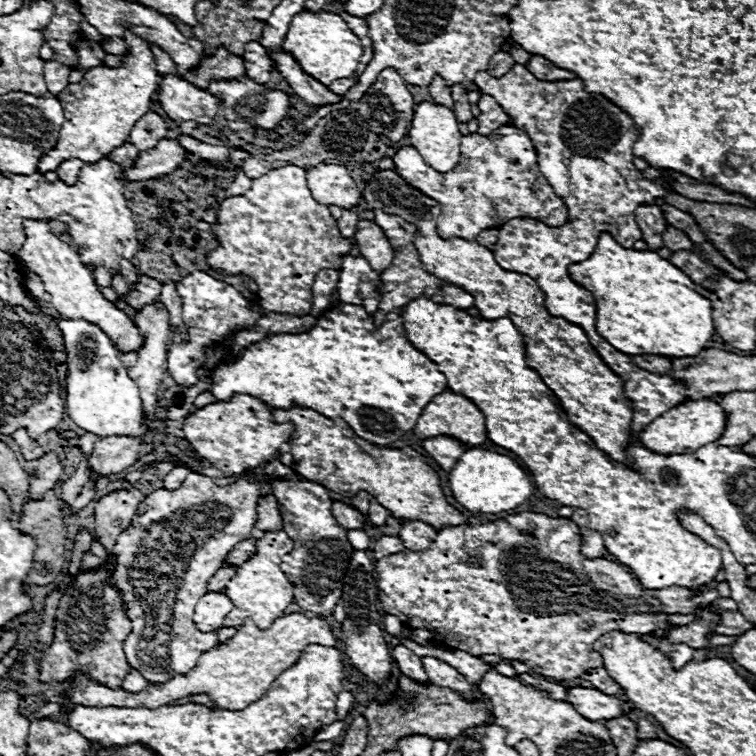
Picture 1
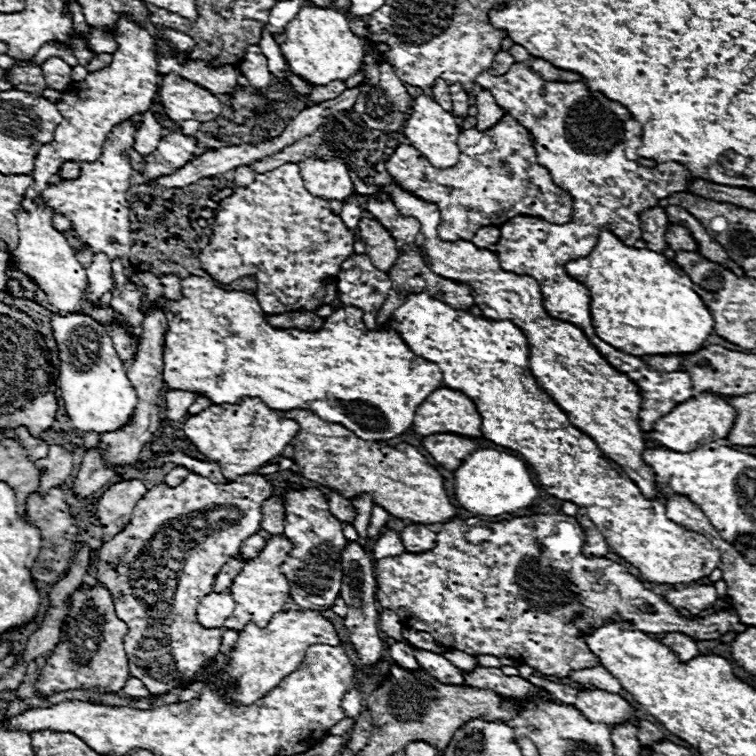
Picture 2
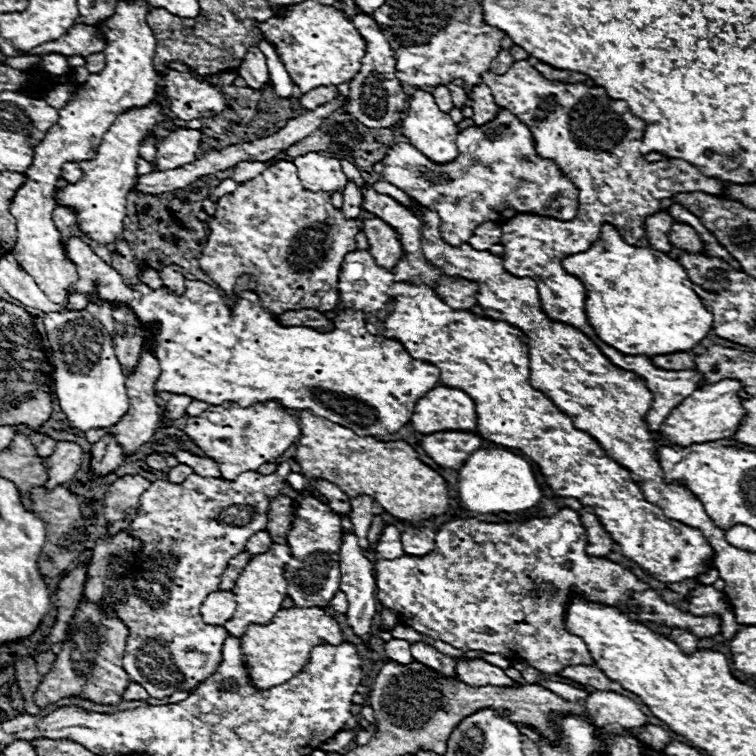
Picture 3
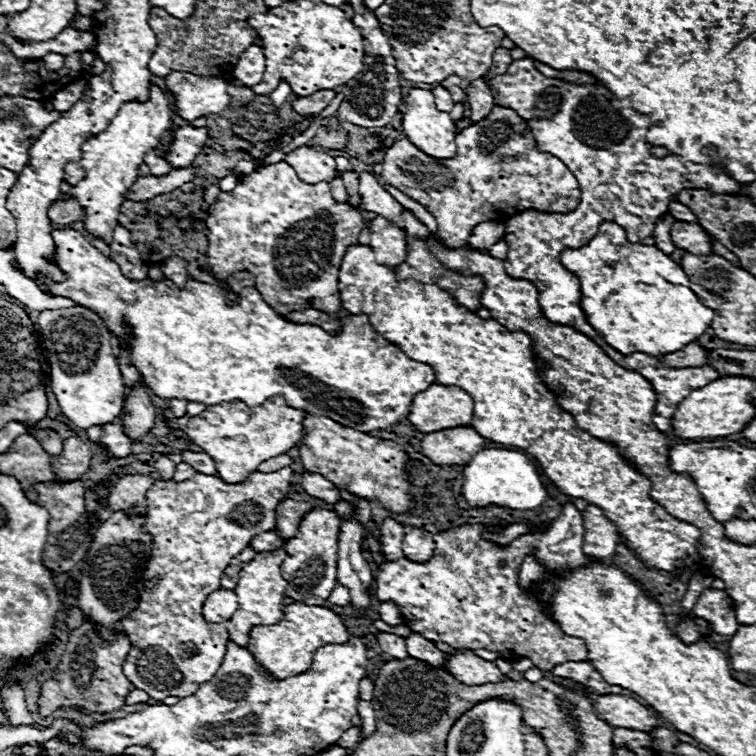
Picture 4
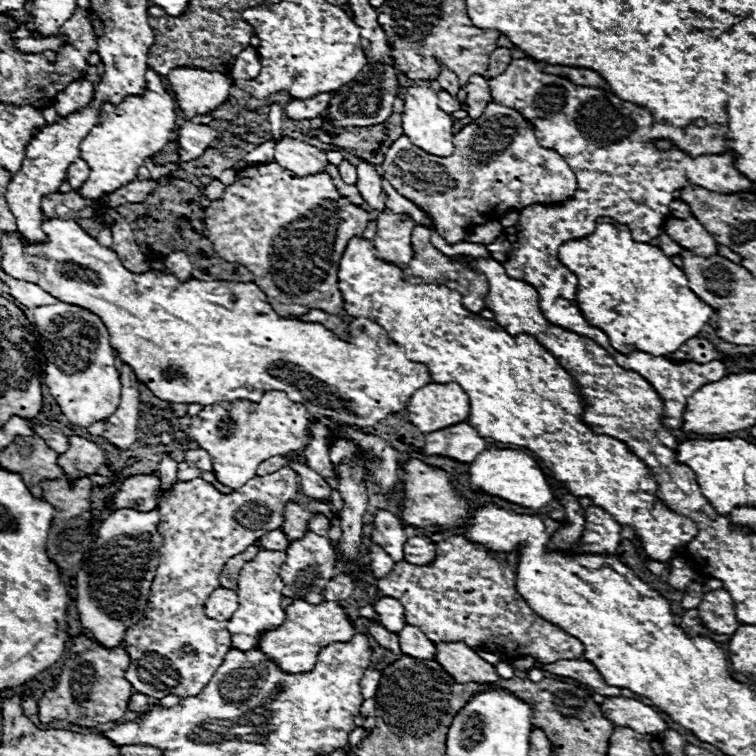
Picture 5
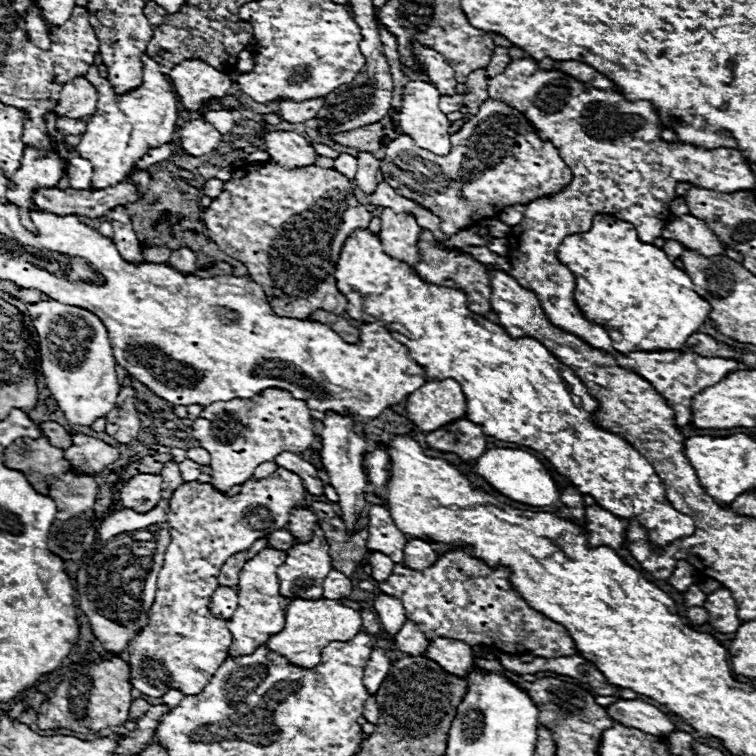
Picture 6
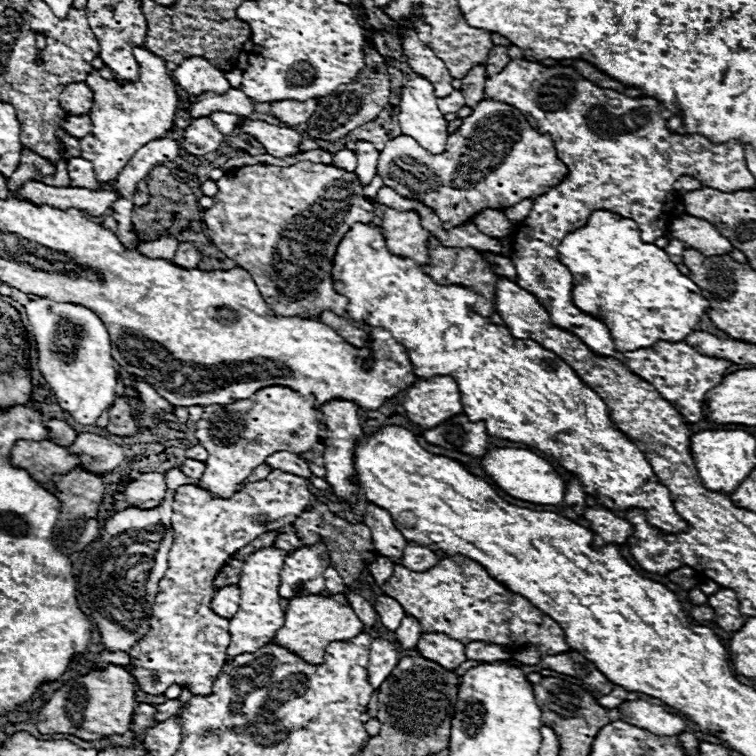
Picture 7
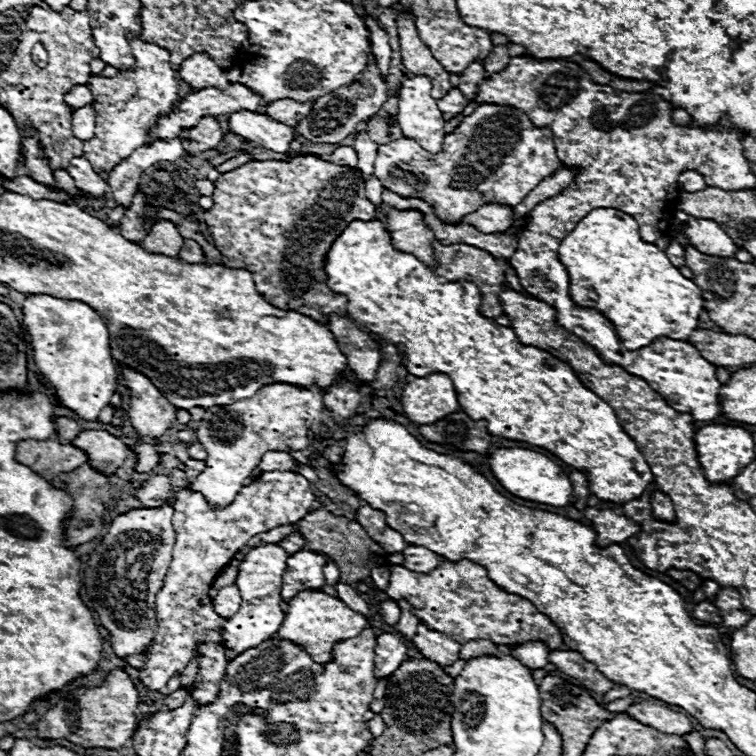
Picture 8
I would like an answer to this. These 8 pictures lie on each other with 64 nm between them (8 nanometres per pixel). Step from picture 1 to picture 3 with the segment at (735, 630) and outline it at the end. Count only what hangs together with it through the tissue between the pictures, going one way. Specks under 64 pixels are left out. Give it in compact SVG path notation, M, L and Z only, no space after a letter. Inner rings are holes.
M562 508L558 516L536 520L536 530L534 520L504 524L488 524L474 518L454 520L438 530L436 548L428 556L414 558L404 554L402 558L378 560L374 564L376 598L384 608L398 612L398 618L404 626L410 626L424 636L442 640L462 652L482 650L488 654L500 654L514 662L526 660L532 668L544 674L558 674L564 666L572 664L594 664L582 638L566 632L564 628L564 608L572 590L580 590L588 600L602 604L632 600L640 608L642 620L654 628L688 628L698 638L720 634L718 618L694 616L666 604L654 590L648 588L648 584L638 580L632 572L614 562L602 562L600 558L588 556L584 552L584 546L586 530L580 522L578 512L570 508Z

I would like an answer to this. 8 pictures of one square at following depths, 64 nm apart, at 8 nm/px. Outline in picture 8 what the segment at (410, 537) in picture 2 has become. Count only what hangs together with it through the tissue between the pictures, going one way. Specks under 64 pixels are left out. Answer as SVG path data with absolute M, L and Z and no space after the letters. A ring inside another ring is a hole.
M408 546L404 550L404 566L410 568L412 572L420 572L420 574L426 574L430 572L432 568L438 568L438 564L442 562L444 558L430 552L428 548L418 548L418 546Z

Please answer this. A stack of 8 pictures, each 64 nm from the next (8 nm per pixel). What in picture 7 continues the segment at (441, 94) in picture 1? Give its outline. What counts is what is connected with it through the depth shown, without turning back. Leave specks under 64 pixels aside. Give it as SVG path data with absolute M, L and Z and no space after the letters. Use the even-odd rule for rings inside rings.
M454 90L450 96L446 98L438 98L438 108L444 112L444 114L450 114L450 112L458 112L460 108L464 108L464 96L460 90Z

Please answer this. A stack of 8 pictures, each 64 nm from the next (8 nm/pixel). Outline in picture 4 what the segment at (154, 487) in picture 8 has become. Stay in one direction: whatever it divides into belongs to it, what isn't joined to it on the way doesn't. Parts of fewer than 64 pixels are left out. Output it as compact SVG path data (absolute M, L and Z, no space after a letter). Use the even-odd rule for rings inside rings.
M132 474L132 476L120 478L108 496L108 508L112 512L116 512L116 510L130 510L134 514L146 512L146 508L148 508L146 492L152 488L154 482L156 482L154 478L148 478L142 474Z

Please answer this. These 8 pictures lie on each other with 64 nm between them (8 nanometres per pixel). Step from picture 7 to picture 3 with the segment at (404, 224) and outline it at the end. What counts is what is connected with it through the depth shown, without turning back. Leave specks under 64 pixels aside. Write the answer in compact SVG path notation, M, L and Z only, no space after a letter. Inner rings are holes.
M372 218L372 220L362 220L362 230L366 232L368 244L370 244L370 254L374 256L378 266L392 268L398 264L398 260L404 256L400 238L396 230L390 224L384 224L382 218Z

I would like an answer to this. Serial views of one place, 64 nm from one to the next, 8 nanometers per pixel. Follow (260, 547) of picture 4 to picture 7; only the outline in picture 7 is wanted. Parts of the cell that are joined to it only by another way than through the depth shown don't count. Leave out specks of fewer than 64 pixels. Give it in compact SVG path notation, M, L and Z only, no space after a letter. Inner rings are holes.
M286 532L286 534L280 534L280 536L276 538L274 546L280 548L280 550L284 550L284 552L294 552L296 548L302 546L302 540L300 540L294 532Z

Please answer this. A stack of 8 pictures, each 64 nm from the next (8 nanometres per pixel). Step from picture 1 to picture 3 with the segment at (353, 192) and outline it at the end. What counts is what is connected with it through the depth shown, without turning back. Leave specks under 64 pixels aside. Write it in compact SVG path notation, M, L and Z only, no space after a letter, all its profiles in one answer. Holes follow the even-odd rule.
M310 152L294 158L292 162L298 168L302 186L308 190L324 190L332 194L334 190L344 190L346 186L346 176L336 158L326 158L320 152Z

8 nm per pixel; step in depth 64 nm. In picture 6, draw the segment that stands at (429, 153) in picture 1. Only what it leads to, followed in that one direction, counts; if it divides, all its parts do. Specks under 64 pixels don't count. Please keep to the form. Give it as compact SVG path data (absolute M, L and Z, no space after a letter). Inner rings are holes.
M414 80L408 82L404 86L404 94L402 94L402 108L398 112L400 116L400 128L404 134L408 134L420 148L426 148L432 154L444 156L450 152L450 120L446 118L446 114L440 112L438 108L438 90L434 84L430 82L422 82L422 80Z

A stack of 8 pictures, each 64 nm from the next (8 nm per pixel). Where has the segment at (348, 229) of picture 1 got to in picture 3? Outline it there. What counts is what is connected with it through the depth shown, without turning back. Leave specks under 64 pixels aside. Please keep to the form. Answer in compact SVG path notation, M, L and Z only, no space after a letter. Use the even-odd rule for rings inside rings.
M348 180L346 188L344 188L344 206L342 206L342 210L348 218L358 218L358 214L362 212L362 192L356 186L354 180Z

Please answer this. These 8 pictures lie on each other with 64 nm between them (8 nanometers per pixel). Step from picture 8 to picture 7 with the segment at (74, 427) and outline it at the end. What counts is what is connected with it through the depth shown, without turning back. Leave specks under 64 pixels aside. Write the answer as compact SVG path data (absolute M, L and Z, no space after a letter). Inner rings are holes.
M48 420L46 426L50 430L50 438L60 446L70 446L78 434L70 424L66 424L62 420Z

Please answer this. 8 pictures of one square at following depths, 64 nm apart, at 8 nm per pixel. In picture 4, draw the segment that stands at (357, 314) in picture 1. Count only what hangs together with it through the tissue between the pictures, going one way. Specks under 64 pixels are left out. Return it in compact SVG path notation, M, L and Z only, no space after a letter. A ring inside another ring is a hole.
M54 226L52 228L52 236L54 236L54 264L58 264L58 268L62 268L64 272L64 280L62 282L52 282L52 280L44 280L44 286L54 294L54 296L62 296L62 298L70 298L74 302L78 302L80 306L84 308L90 308L92 312L98 312L104 320L106 320L106 326L112 330L112 334L118 338L118 340L124 340L124 322L128 322L132 334L134 334L134 340L130 342L128 350L130 350L130 362L138 368L140 376L144 378L144 384L160 398L164 400L188 400L188 402L202 402L206 406L212 406L212 404L220 404L220 402L234 402L234 400L242 400L246 402L248 406L256 406L256 404L262 404L266 398L270 396L276 396L276 394L282 394L286 398L286 402L294 408L304 408L308 410L310 414L318 414L318 416L326 416L326 418L332 418L336 422L340 422L342 426L348 426L348 428L354 428L358 432L370 432L370 430L382 430L394 422L398 422L400 418L408 416L408 408L412 404L412 398L416 396L416 392L420 390L426 390L430 384L436 382L434 378L434 370L428 366L428 364L422 364L422 362L414 362L410 360L396 344L384 340L376 330L372 330L372 324L368 322L368 318L364 314L358 314L356 320L352 318L352 330L342 330L338 336L332 336L328 334L324 328L320 326L314 326L314 324L294 324L294 322L286 322L284 316L276 314L264 300L262 300L262 294L254 288L254 286L248 286L248 288L242 288L240 290L240 302L238 304L228 304L226 300L226 290L218 284L206 284L206 282L198 282L198 280L188 280L184 288L178 288L172 280L160 280L160 282L154 282L150 278L144 278L144 280L130 280L122 274L120 266L104 256L96 246L92 246L78 230L70 228L70 226Z

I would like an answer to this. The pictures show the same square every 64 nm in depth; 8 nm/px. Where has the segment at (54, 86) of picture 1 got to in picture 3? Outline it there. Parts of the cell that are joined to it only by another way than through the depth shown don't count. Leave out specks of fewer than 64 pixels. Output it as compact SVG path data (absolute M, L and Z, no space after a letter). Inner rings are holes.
M46 54L42 58L40 68L44 68L44 72L48 72L50 76L64 76L66 68L68 68L68 62L62 54Z

